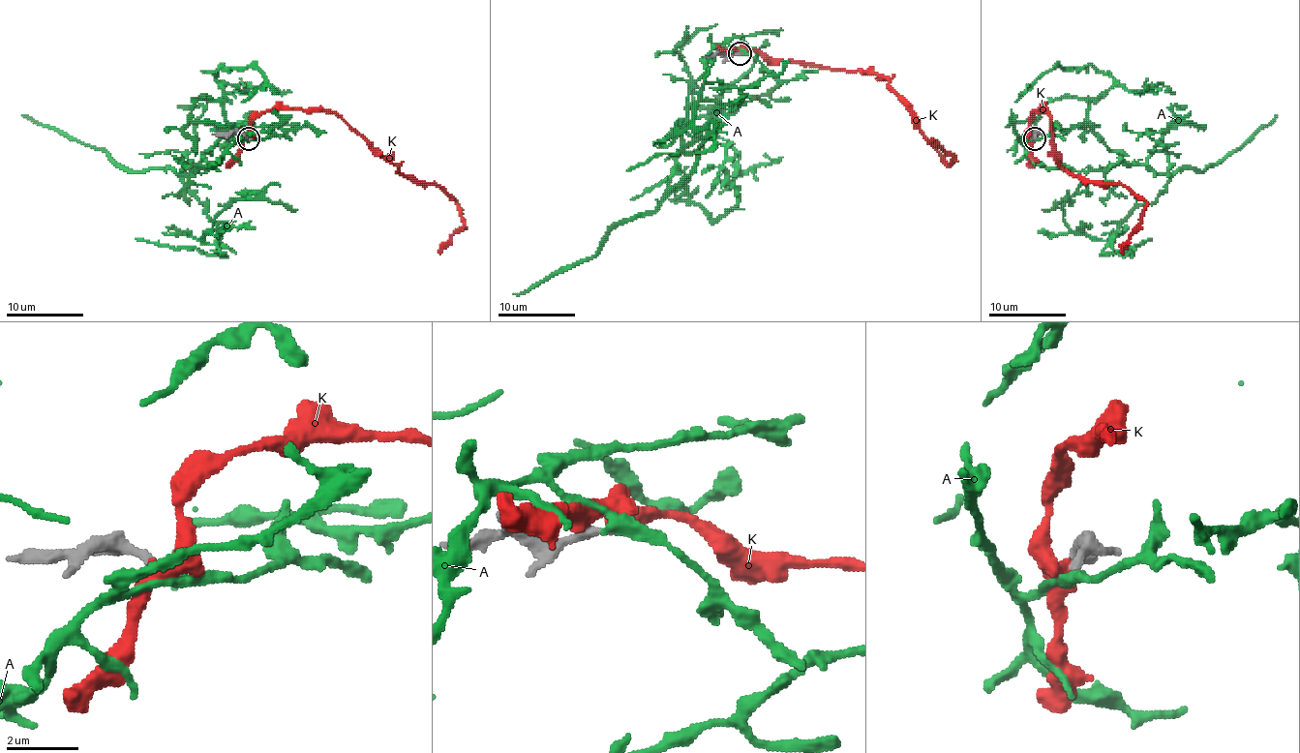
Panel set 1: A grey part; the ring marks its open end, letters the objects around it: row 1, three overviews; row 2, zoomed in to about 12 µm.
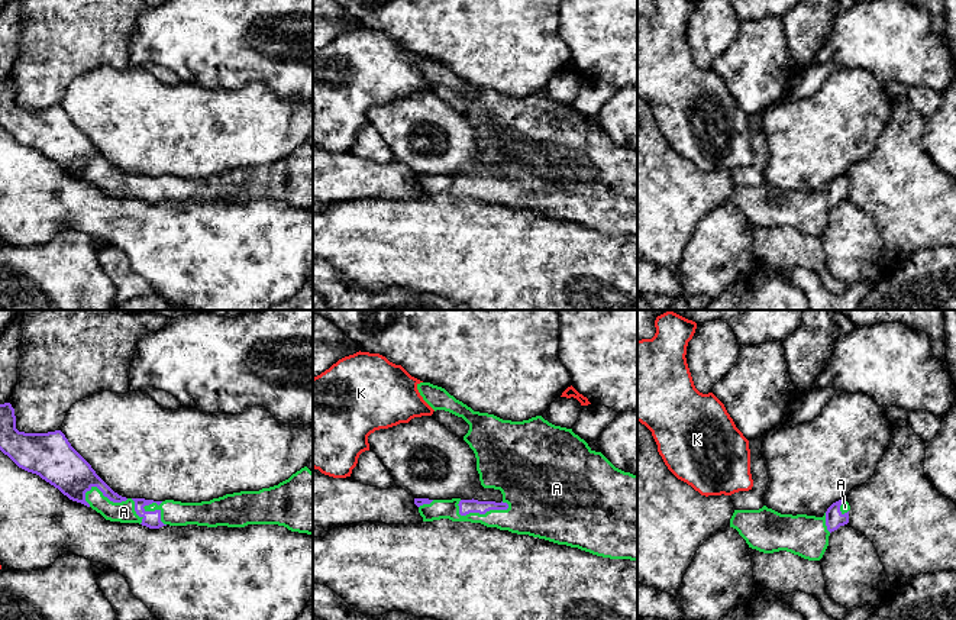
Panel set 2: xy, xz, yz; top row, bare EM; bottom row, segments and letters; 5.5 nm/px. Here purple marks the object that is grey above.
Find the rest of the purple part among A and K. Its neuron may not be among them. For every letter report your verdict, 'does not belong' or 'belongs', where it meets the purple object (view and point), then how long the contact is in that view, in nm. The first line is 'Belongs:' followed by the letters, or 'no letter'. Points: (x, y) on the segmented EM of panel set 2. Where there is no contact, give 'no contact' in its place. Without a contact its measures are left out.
Belongs: A
A: belongs; contact xz (481, 513); length 300 nm
K: does not belong; no contact

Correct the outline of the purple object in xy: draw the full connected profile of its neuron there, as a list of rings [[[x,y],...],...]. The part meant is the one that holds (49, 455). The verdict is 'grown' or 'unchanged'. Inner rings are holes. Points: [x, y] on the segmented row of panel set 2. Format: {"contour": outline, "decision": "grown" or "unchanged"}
{"contour": [[[10,403],[0,404],[0,451],[19,468],[39,475],[58,488],[70,500],[91,507],[106,520],[139,523],[149,529],[162,526],[227,526],[278,524],[291,532],[313,535],[313,472],[304,466],[278,485],[259,491],[240,491],[201,503],[181,503],[174,500],[154,501],[126,498],[114,493],[91,468],[91,465],[71,446],[61,430],[48,433],[25,433],[16,429],[14,409]]], "decision": "grown"}

